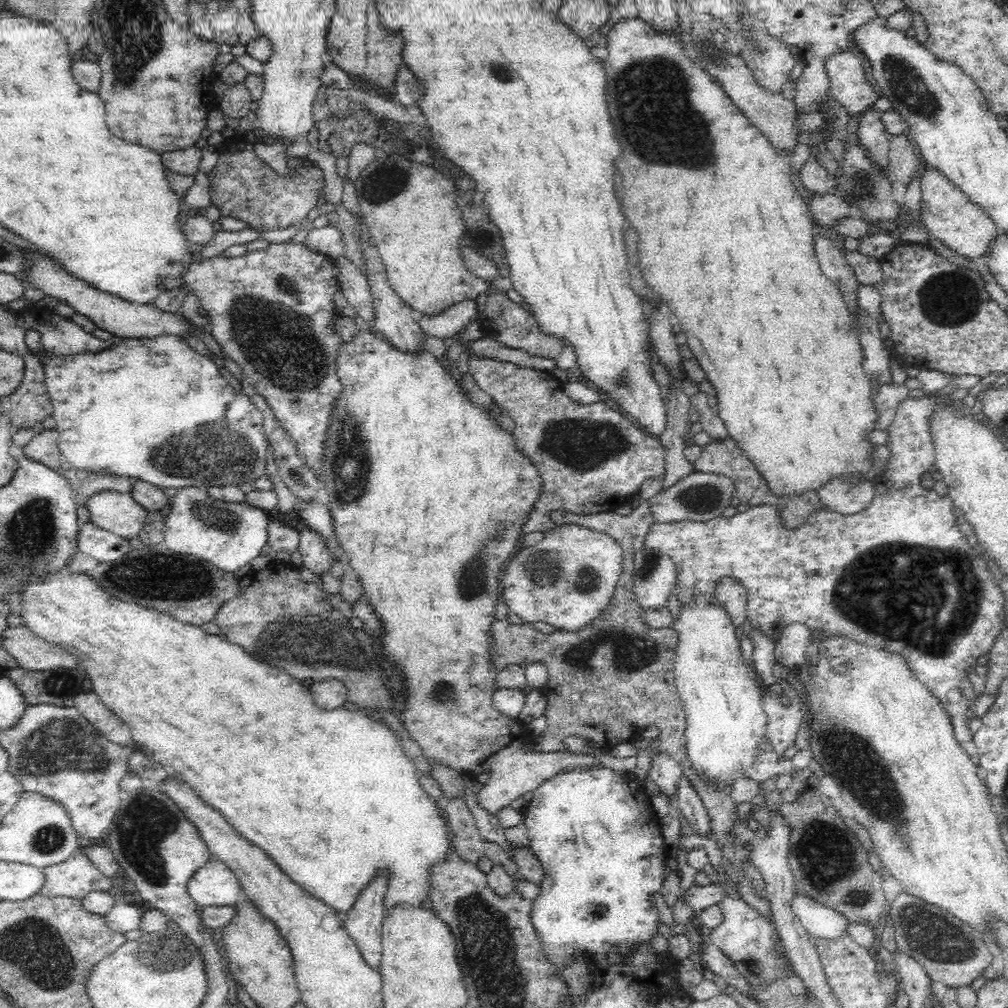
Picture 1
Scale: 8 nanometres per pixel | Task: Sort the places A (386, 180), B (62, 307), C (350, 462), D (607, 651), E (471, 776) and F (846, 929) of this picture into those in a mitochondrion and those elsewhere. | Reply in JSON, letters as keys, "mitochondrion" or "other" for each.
{"A":"mitochondrion","B":"other","C":"mitochondrion","D":"mitochondrion","E":"other","F":"other"}

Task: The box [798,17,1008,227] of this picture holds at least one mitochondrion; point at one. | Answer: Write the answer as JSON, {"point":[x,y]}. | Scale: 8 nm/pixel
{"point":[912,91]}

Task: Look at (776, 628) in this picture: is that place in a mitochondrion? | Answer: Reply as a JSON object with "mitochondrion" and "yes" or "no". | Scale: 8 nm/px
{"mitochondrion":"no"}

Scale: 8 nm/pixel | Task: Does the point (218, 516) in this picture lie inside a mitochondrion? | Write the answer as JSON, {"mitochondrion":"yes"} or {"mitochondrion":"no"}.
{"mitochondrion":"yes"}

